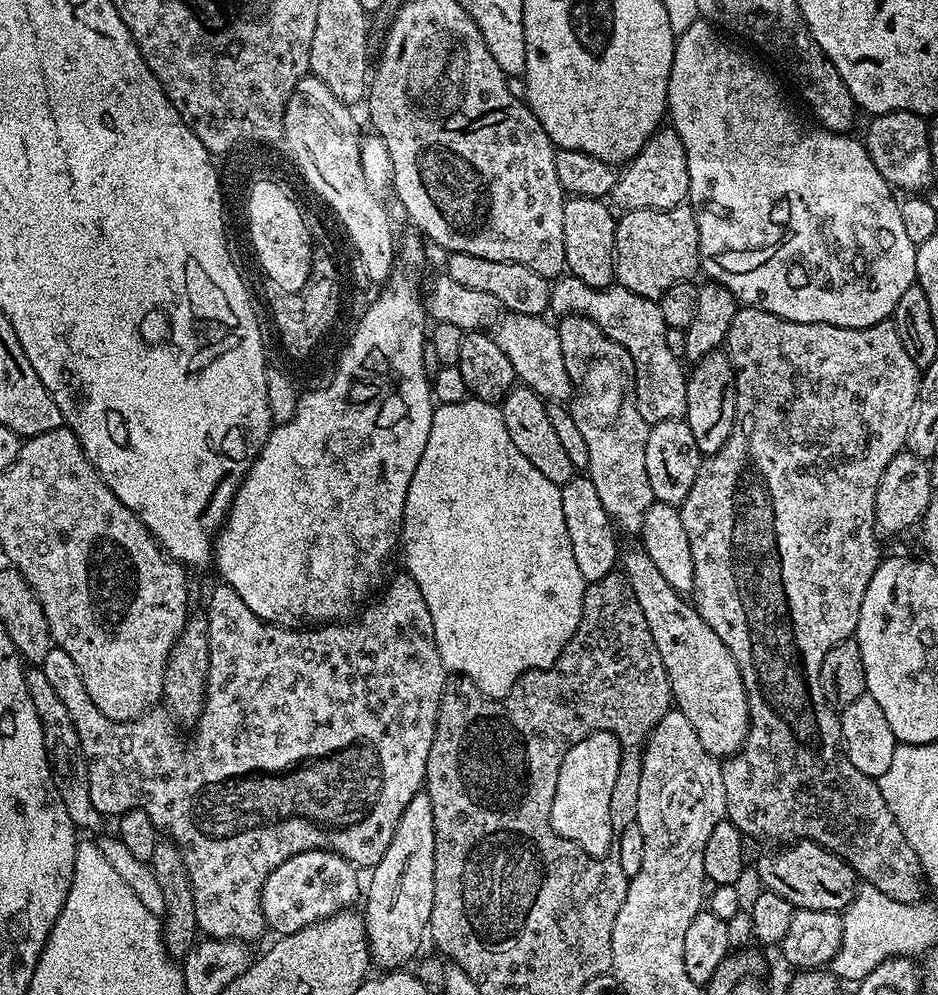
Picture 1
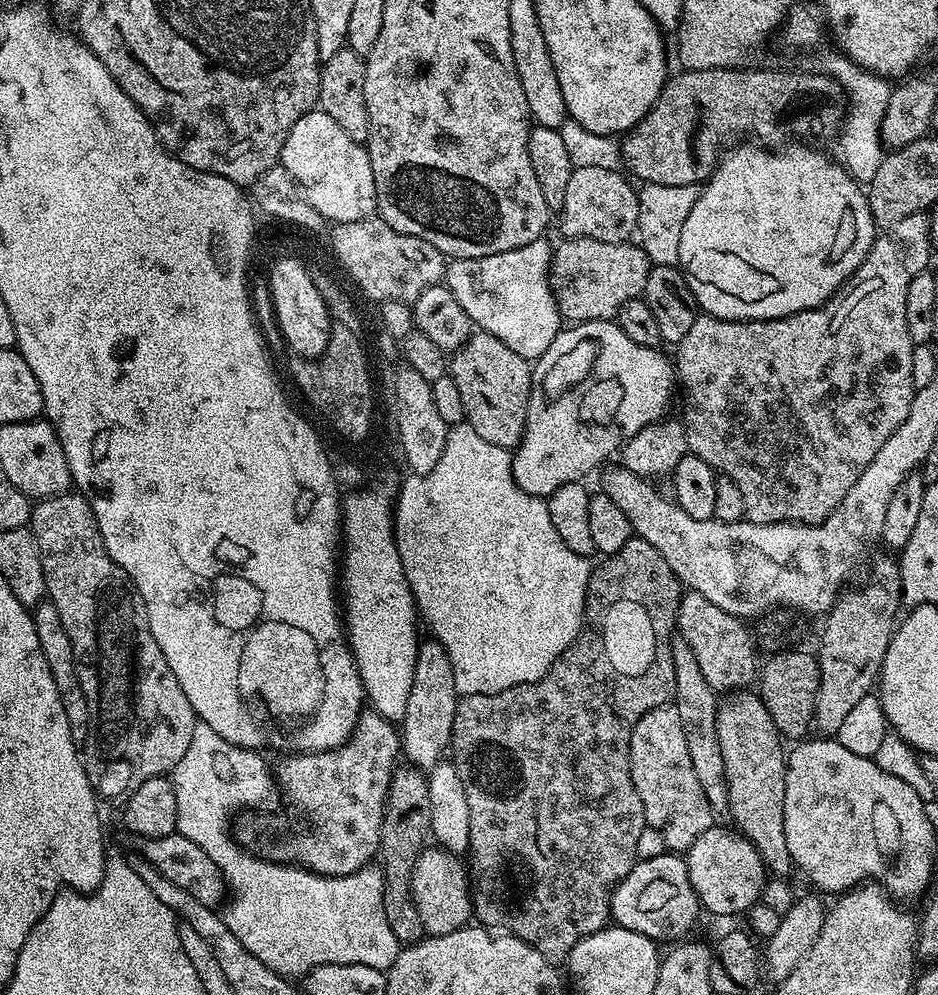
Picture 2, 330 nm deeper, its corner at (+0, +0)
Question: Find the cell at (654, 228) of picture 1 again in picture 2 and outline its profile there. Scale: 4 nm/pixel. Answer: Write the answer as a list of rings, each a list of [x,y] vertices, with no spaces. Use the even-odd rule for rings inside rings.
[[[574,236],[563,241],[565,244],[556,244],[552,254],[552,270],[550,279],[552,287],[556,294],[556,304],[560,308],[561,317],[568,322],[583,322],[586,320],[611,320],[615,321],[620,315],[620,308],[626,302],[643,297],[644,287],[646,286],[646,278],[648,277],[649,263],[648,255],[645,254],[643,248],[636,242],[625,242],[623,244],[607,244],[606,242],[598,242],[594,238],[582,238]]]

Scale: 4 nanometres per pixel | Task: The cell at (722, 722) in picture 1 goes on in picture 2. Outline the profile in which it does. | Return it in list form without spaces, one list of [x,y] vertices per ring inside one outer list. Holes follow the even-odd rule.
[[[740,690],[735,693],[736,704],[721,703],[716,709],[716,734],[718,736],[718,750],[722,754],[724,777],[728,783],[728,811],[732,816],[735,831],[746,837],[758,850],[765,869],[773,877],[788,878],[794,872],[794,865],[790,858],[790,850],[786,850],[786,834],[784,833],[784,791],[786,778],[784,765],[786,763],[786,748],[783,748],[780,731],[774,726],[770,712],[761,702],[759,695],[752,690]]]

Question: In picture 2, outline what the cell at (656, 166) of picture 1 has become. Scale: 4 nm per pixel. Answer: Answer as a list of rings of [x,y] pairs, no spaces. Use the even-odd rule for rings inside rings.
[[[600,166],[573,167],[566,198],[558,210],[560,228],[565,237],[594,238],[607,244],[623,244],[637,235],[639,191],[623,171]]]

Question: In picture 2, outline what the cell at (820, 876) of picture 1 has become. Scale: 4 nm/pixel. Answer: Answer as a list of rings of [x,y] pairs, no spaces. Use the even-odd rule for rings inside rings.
[[[719,826],[707,828],[694,838],[694,846],[688,848],[686,859],[688,881],[705,913],[713,912],[716,916],[732,916],[735,912],[744,914],[761,899],[766,869],[758,850],[739,832],[727,832]]]

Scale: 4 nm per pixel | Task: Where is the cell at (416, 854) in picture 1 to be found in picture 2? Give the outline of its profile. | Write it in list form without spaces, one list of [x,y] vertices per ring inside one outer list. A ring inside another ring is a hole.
[[[421,639],[416,650],[410,698],[406,698],[406,714],[398,724],[402,756],[403,759],[408,759],[405,761],[411,767],[421,770],[432,769],[449,751],[457,699],[454,666],[450,666],[446,650],[434,639]]]

